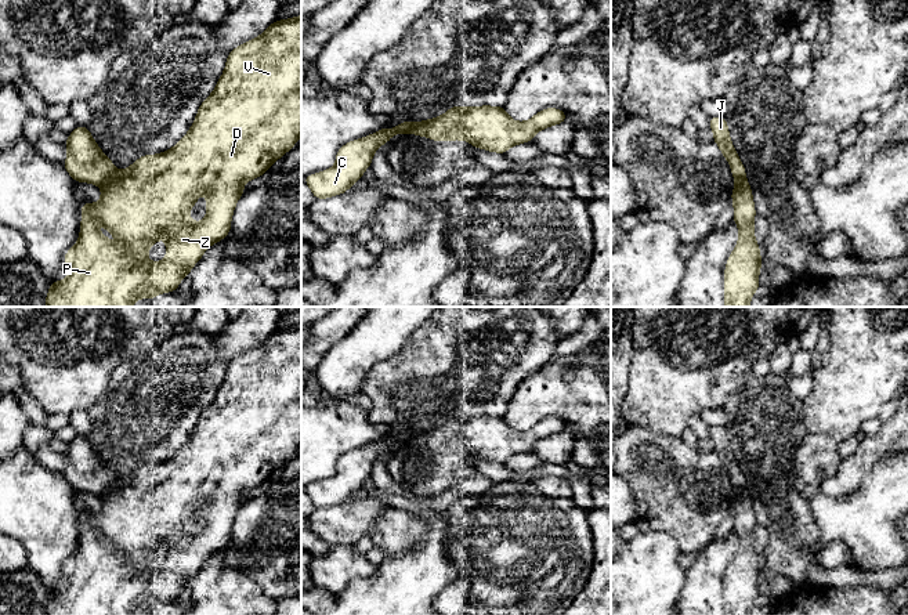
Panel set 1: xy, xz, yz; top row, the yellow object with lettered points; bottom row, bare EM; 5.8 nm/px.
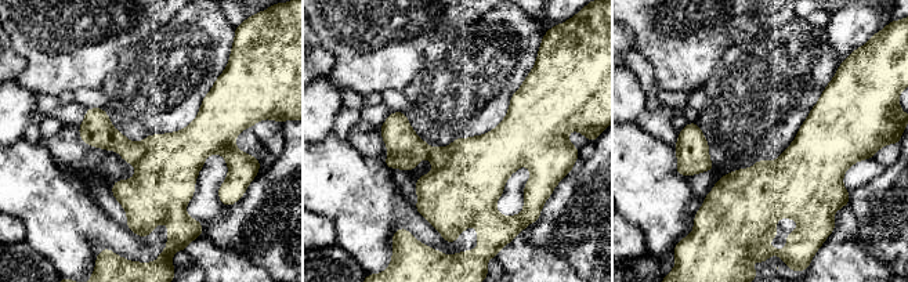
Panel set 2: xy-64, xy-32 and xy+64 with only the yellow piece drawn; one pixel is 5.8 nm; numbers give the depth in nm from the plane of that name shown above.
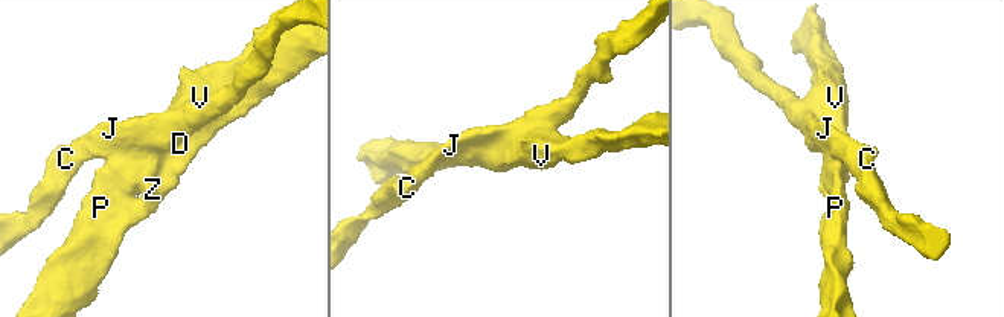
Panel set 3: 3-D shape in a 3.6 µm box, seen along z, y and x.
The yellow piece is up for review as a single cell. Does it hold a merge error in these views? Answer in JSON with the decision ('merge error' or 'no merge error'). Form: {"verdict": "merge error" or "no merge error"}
{"verdict": "merge error"}

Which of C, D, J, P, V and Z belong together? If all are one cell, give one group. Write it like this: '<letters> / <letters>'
C J / D P V Z

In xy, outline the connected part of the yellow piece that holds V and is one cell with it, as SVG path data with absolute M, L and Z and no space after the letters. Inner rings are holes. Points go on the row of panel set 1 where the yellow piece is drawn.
M301 15L287 19L276 19L267 30L246 43L238 46L228 53L225 69L218 79L216 88L200 104L196 117L188 130L188 133L169 151L156 155L144 155L138 158L131 167L131 174L123 177L119 173L111 176L101 187L101 200L98 203L82 203L82 223L80 234L76 245L69 249L64 256L64 263L69 268L69 276L64 281L53 281L46 296L44 307L131 307L140 299L153 300L160 293L176 292L184 276L189 275L193 265L203 257L205 250L223 240L231 231L231 220L238 203L238 199L245 193L243 185L256 178L264 176L264 173L278 159L290 151L299 137L301 135ZM202 192L206 192L207 214L200 223L195 223L188 217L188 211L195 207L196 200ZM94 220L98 220L105 225L106 231L111 231L116 239L123 243L123 247L116 247L109 239L104 238L100 229L94 225ZM160 238L166 240L166 260L164 261L148 261L146 256L151 246Z

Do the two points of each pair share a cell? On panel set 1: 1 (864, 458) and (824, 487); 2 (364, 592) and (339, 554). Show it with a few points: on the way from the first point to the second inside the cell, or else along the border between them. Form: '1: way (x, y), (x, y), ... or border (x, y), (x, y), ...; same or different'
1: way (854, 467), (834, 487); same
2: border (377, 567), (339, 592), (325, 590); different

